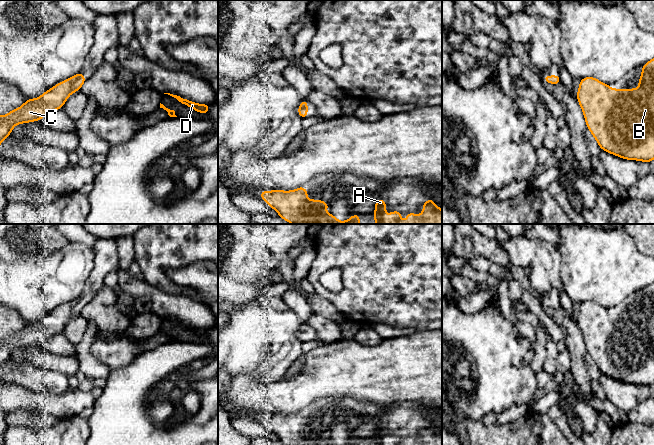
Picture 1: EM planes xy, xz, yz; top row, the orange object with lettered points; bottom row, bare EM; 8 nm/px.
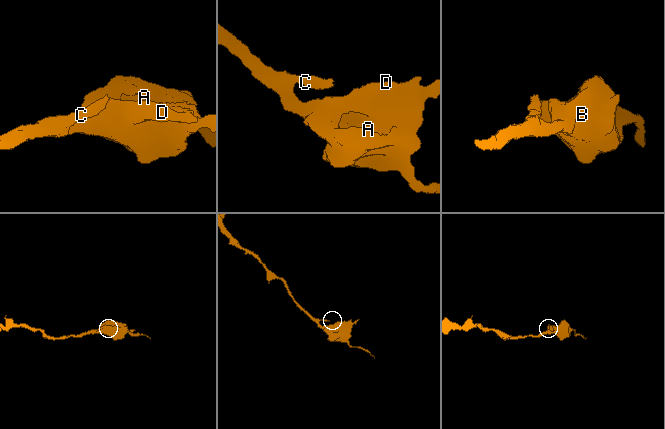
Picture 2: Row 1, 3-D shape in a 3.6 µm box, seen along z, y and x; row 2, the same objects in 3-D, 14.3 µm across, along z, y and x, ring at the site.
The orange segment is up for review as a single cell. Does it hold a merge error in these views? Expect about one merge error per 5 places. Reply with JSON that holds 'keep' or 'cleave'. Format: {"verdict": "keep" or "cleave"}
{"verdict": "keep"}

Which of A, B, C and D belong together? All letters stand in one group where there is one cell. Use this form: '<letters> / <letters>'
A B C D

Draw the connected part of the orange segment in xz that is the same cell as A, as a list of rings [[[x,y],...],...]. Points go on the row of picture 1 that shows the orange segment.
[[[432,198],[423,203],[423,214],[415,215],[407,212],[407,222],[401,222],[401,213],[393,210],[390,216],[384,216],[386,202],[383,199],[375,199],[375,212],[373,217],[376,224],[442,224],[442,210],[437,207]]]

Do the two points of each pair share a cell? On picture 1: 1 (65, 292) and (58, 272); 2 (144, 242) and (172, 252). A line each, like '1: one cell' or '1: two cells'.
1: one cell
2: one cell

